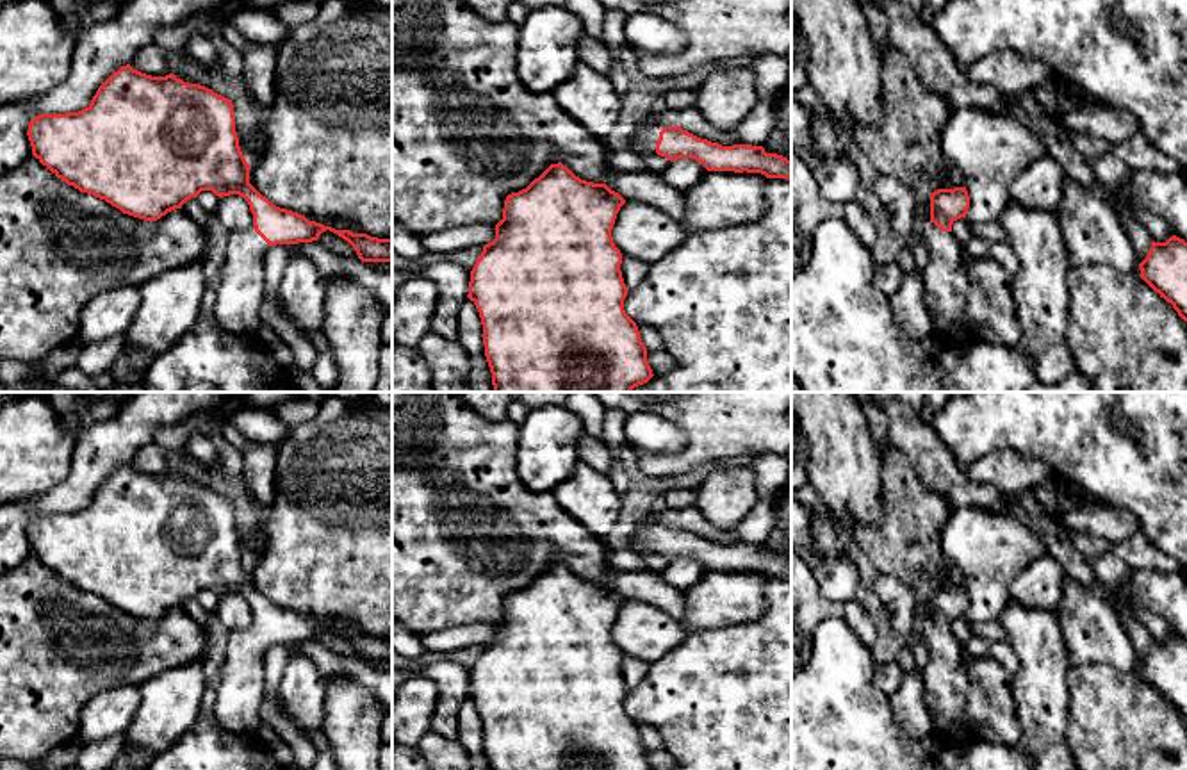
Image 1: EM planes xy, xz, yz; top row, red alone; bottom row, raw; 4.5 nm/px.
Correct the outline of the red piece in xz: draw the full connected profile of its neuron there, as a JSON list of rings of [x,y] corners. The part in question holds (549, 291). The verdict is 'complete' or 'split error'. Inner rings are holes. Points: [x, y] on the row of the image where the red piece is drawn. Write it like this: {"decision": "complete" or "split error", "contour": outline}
{"decision": "complete", "contour": [[[561,162],[506,196],[495,239],[483,246],[467,294],[481,317],[494,392],[631,392],[654,376],[638,326],[624,310],[629,289],[620,271],[622,253],[611,237],[624,203],[606,184],[581,180]]]}

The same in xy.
{"decision": "split error", "contour": [[[130,64],[121,66],[98,87],[86,109],[36,116],[27,135],[32,155],[57,178],[144,221],[157,221],[182,209],[201,191],[212,191],[219,198],[242,196],[253,225],[244,232],[230,232],[214,305],[216,319],[230,333],[257,337],[262,326],[258,310],[266,296],[264,257],[271,246],[312,242],[330,230],[348,241],[362,262],[392,262],[392,239],[335,230],[262,196],[250,184],[250,164],[239,146],[232,100],[173,73],[151,77]]]}

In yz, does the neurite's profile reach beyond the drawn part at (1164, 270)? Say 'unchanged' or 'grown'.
unchanged

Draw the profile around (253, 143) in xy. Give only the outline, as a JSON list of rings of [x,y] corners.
[[[255,127],[246,137],[239,137],[239,143],[244,146],[244,159],[251,166],[264,152],[266,132]]]

